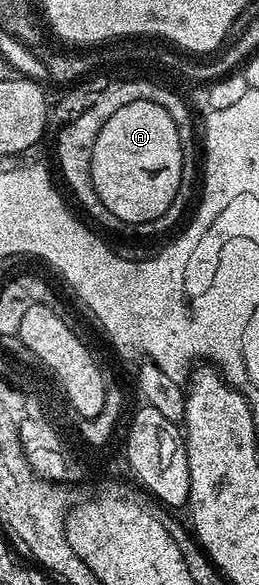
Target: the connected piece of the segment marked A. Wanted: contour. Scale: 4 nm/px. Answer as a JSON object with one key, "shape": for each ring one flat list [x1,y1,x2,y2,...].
{"shape":[[133,101,125,105,125,109,117,109,117,113,105,121,105,129,101,129,97,145,93,145,91,180,95,192,105,205,108,216,120,218,121,221,145,222,161,217,177,195,181,171,182,147,177,125,173,125,173,117,169,117,169,113,153,101]]}

